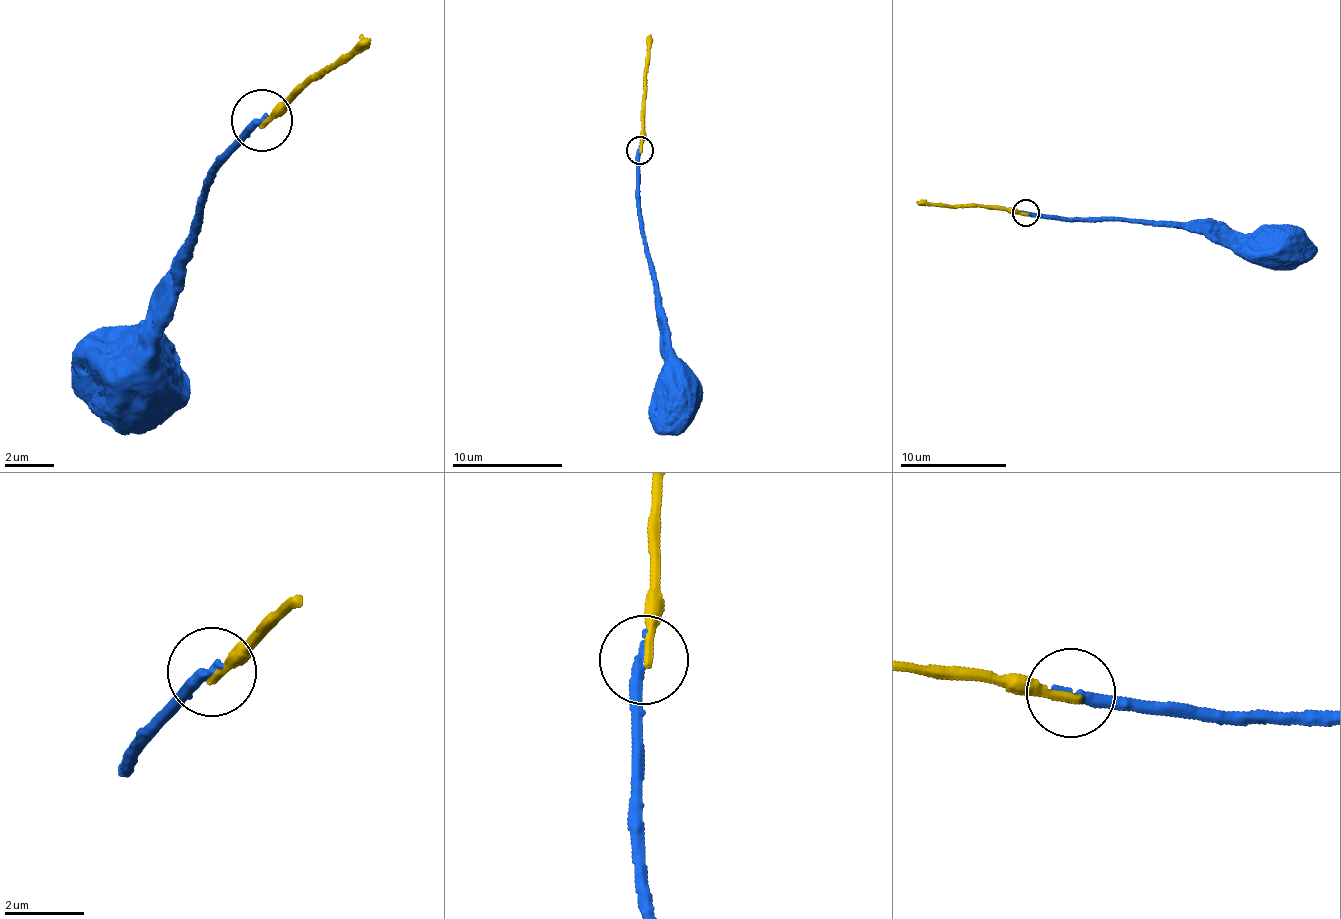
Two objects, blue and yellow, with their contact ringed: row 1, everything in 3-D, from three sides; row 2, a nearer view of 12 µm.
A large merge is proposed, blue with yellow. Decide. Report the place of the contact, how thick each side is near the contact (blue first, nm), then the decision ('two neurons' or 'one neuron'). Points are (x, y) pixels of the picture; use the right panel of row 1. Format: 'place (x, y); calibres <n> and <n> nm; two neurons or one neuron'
place (1026, 213); calibres 280 and 240 nm; two neurons

